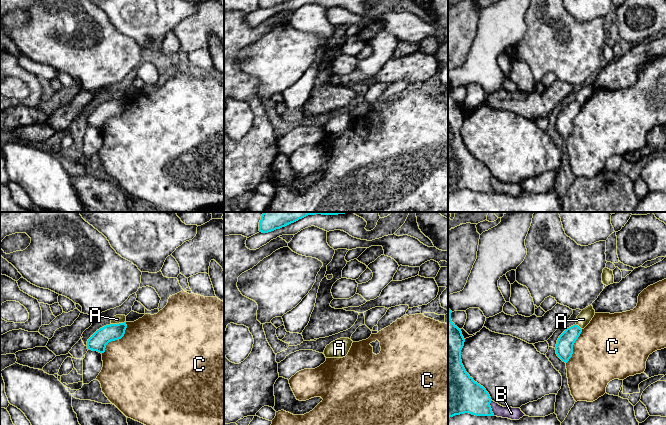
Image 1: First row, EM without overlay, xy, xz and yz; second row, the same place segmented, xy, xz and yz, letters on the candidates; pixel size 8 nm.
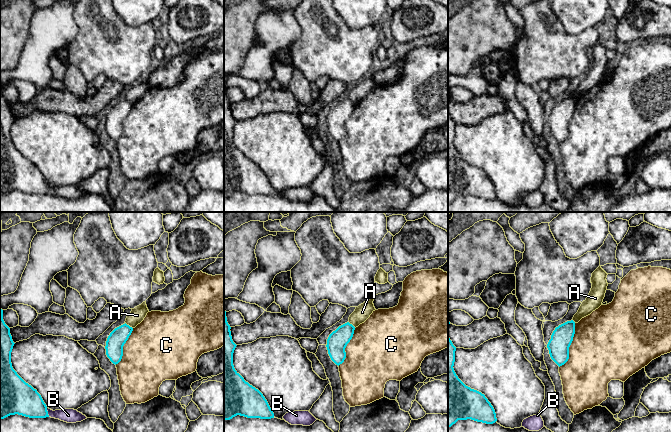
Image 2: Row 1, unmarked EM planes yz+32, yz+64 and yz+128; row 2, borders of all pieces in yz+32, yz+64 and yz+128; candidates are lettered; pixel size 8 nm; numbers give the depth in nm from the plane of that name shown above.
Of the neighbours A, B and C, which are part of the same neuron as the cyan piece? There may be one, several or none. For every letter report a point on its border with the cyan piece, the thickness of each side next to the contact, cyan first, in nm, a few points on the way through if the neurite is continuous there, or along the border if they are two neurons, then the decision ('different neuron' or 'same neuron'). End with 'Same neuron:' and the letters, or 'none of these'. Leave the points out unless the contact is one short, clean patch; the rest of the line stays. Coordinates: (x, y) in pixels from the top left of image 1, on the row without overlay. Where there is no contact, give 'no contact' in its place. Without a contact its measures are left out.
A: meets cyan in xy at (119, 99); 140 nm thick on the cyan side, 70 nm on the other; border along xy (125, 97), (111, 100); different neuron
B: meets cyan in yz at (490, 184); 280 nm thick on the cyan side, 100 nm on the other; border along yz (491, 176), (490, 183), (494, 191); different neuron
C: meets cyan in xy at (116, 115); 140 nm thick on the cyan side, 480 nm on the other; different neuron
Same neuron: none of these

